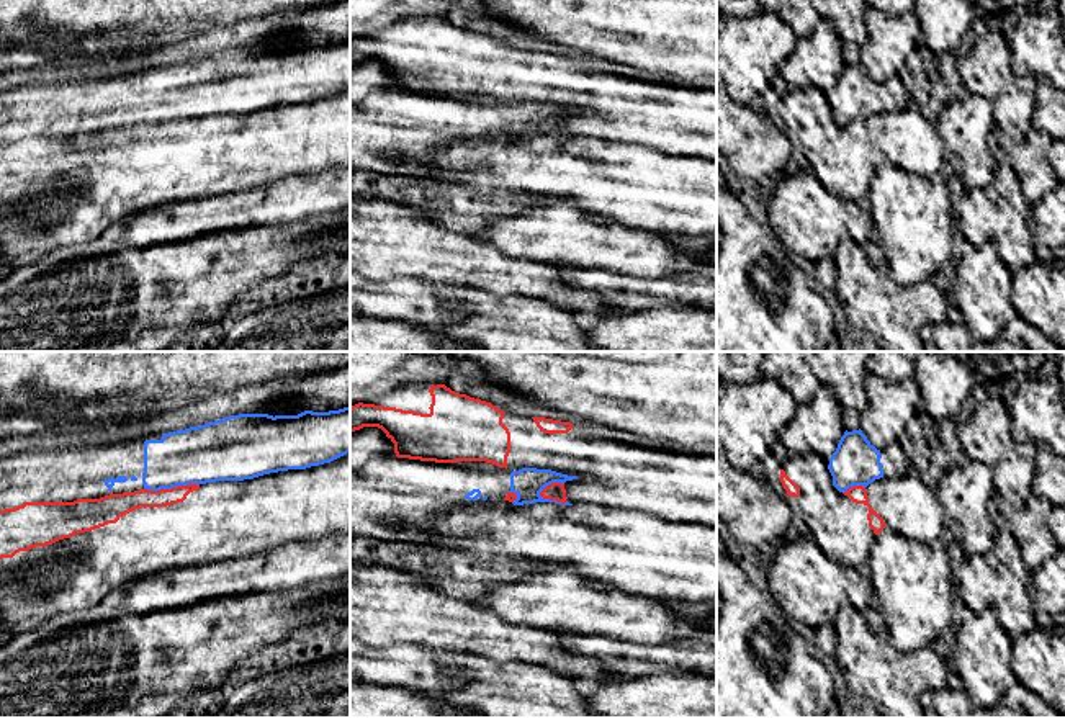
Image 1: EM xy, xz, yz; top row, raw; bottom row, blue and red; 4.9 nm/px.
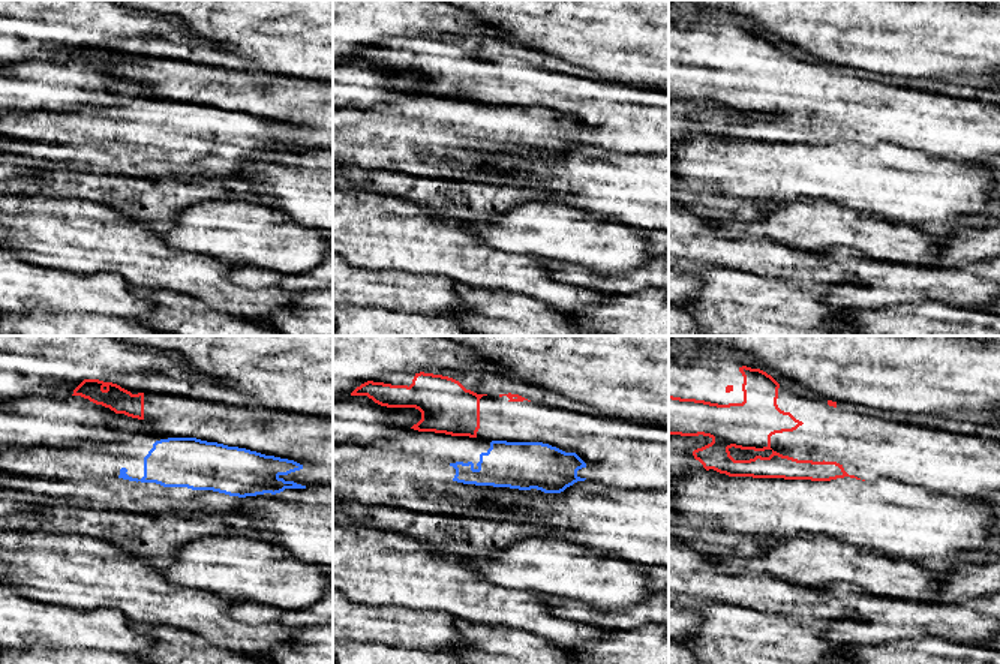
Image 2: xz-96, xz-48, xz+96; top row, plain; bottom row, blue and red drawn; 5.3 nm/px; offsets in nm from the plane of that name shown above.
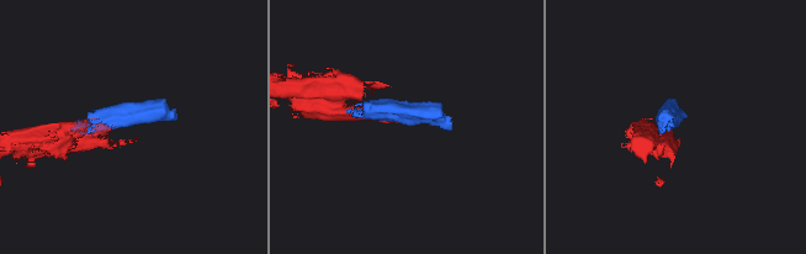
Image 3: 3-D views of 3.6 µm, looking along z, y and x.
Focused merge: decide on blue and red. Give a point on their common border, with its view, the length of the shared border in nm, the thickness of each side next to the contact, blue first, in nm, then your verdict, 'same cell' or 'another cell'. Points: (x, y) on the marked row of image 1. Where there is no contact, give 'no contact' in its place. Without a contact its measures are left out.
meets blue in xy at (170, 488); contact 280 nm long; 280 nm thick on the blue side, 100 nm on the other; another cell

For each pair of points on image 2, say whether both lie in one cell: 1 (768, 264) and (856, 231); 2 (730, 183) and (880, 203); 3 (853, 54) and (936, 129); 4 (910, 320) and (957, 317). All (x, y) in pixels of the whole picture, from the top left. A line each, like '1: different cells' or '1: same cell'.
1: different cells
2: same cell
3: different cells
4: same cell

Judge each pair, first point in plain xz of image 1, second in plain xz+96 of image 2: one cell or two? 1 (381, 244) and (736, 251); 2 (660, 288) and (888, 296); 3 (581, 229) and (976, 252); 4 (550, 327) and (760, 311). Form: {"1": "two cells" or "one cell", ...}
{"1": "one cell", "2": "one cell", "3": "two cells", "4": "one cell"}

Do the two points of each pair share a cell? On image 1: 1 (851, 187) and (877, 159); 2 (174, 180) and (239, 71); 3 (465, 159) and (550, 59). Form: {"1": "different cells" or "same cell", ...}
{"1": "same cell", "2": "different cells", "3": "different cells"}

